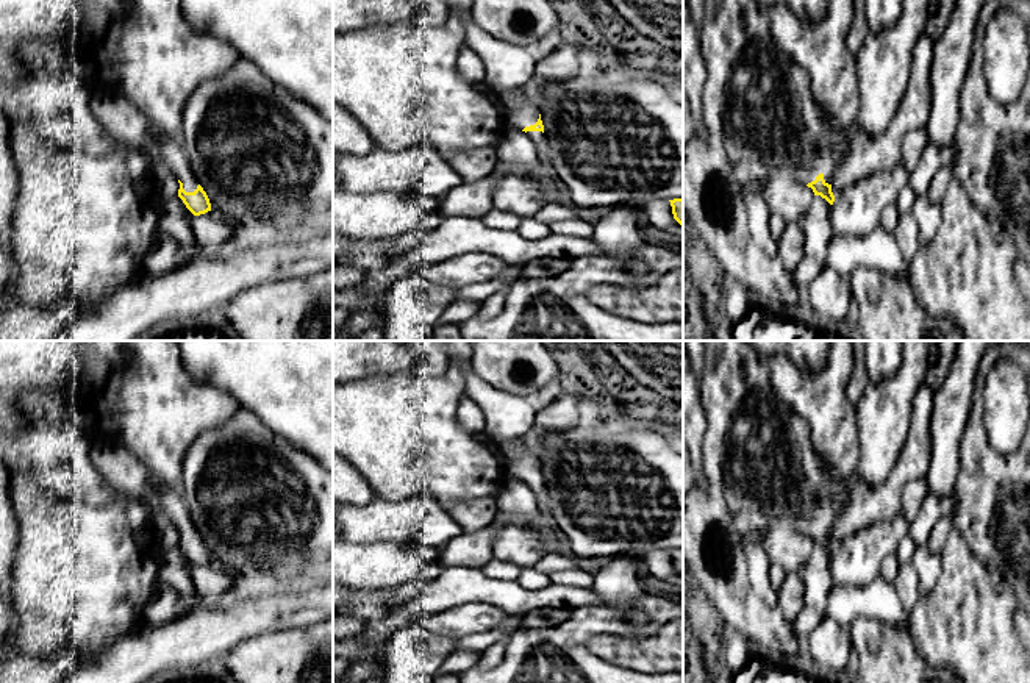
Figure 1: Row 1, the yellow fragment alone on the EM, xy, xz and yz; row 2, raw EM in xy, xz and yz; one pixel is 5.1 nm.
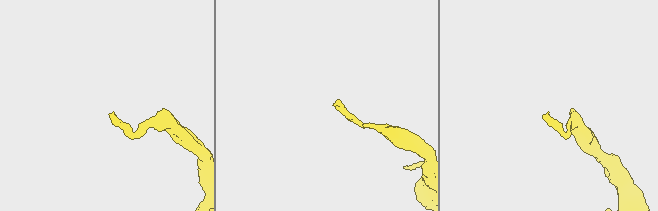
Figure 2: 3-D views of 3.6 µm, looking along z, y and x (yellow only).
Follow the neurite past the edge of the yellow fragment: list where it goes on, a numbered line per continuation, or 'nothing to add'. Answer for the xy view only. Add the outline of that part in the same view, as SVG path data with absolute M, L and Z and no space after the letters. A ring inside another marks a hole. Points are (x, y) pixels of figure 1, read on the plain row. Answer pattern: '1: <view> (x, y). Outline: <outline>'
1: xy (168, 499). Outline: M152 474L152 495L148 499L148 510L159 510L169 516L169 519L183 533L186 542L194 542L198 536L189 513L181 500L178 486L166 485L159 477Z

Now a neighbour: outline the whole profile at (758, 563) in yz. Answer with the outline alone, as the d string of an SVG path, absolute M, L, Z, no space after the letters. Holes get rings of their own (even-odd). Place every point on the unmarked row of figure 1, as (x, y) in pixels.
M742 530L744 549L749 564L749 583L752 589L771 606L778 605L778 592L771 586L769 569L772 566L764 547Z

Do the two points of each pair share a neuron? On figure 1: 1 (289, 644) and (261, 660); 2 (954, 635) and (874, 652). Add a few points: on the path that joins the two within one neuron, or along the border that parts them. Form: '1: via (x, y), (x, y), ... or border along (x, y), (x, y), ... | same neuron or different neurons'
1: via (283, 650), (274, 660), (268, 660) | same neuron
2: border along (905, 625), (916, 652), (930, 665), (943, 666) | different neurons

